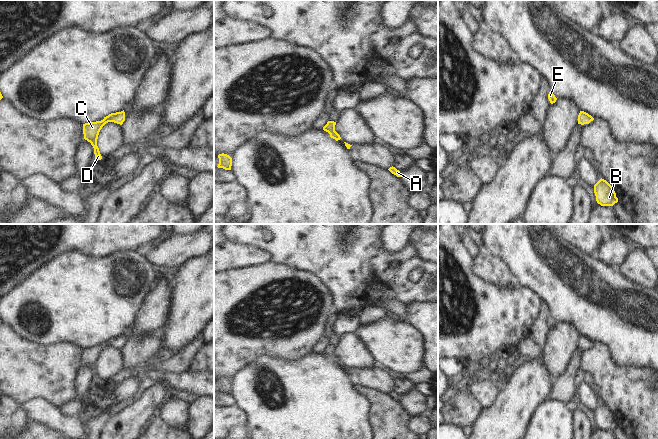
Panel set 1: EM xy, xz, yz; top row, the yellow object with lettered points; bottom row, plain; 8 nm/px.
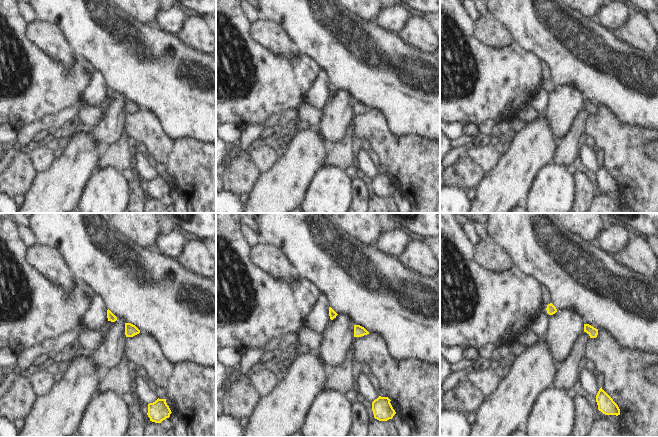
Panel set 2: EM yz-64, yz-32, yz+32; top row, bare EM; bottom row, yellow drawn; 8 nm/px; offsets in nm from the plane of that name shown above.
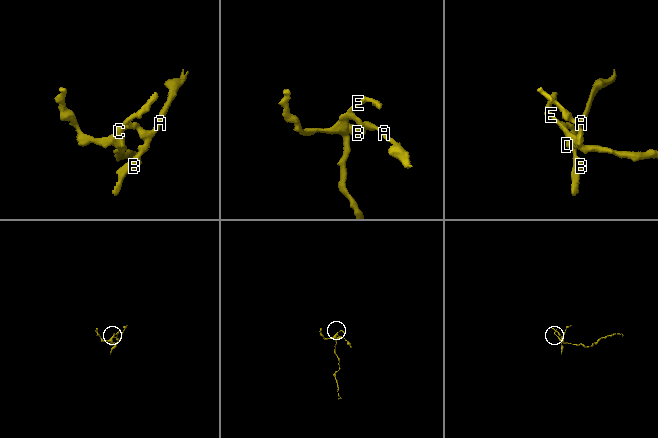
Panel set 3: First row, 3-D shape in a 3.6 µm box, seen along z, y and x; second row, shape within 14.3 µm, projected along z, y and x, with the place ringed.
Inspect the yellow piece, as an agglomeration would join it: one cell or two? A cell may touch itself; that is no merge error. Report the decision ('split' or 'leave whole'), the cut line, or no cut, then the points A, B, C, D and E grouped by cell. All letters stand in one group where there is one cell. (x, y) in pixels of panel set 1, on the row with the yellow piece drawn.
leave whole; no cut; A B C D E

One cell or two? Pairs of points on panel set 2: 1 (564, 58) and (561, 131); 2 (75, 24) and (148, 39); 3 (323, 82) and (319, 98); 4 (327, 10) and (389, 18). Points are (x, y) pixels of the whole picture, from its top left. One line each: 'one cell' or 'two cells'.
1: two cells
2: one cell
3: one cell
4: two cells

